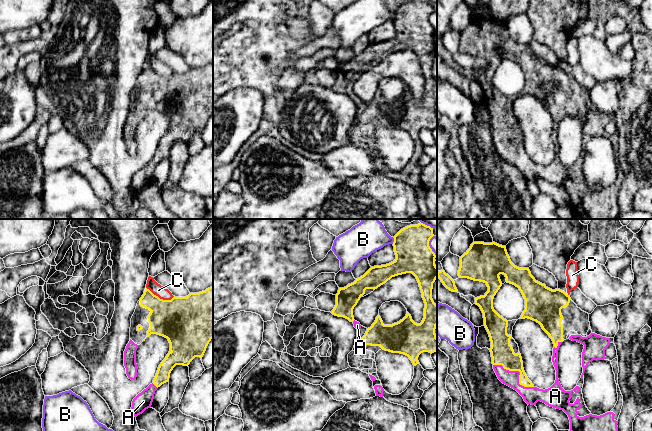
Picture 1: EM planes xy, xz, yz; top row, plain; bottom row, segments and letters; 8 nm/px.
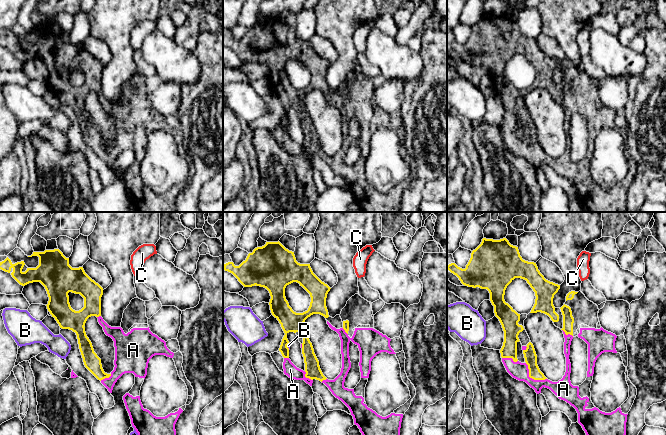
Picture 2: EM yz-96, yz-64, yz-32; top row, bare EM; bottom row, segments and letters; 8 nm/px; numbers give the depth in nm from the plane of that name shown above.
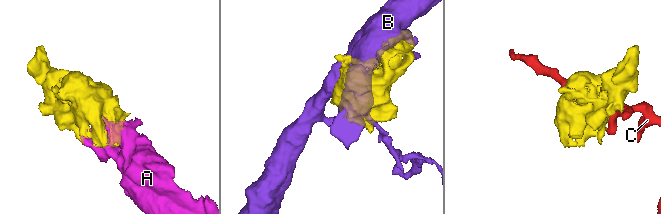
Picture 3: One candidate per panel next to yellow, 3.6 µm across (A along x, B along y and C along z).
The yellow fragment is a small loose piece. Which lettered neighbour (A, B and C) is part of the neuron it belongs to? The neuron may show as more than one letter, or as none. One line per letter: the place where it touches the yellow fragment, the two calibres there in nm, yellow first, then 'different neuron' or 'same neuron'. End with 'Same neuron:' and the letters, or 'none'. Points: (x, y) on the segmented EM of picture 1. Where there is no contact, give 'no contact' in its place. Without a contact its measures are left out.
A: yz (519, 371) | 190/140 nm | same neuron
B: xz (394, 241) | 280/260 nm | different neuron
C: xy (159, 298) | 380/90 nm | different neuron
Same neuron: A

